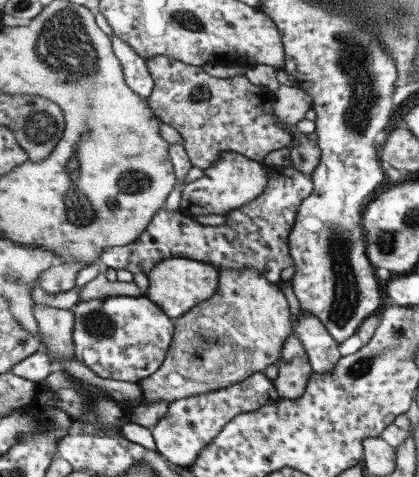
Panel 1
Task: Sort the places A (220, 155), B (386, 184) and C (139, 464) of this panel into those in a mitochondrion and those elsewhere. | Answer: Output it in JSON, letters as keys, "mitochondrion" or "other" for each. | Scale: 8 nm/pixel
{"A":"other","B":"other","C":"other"}

